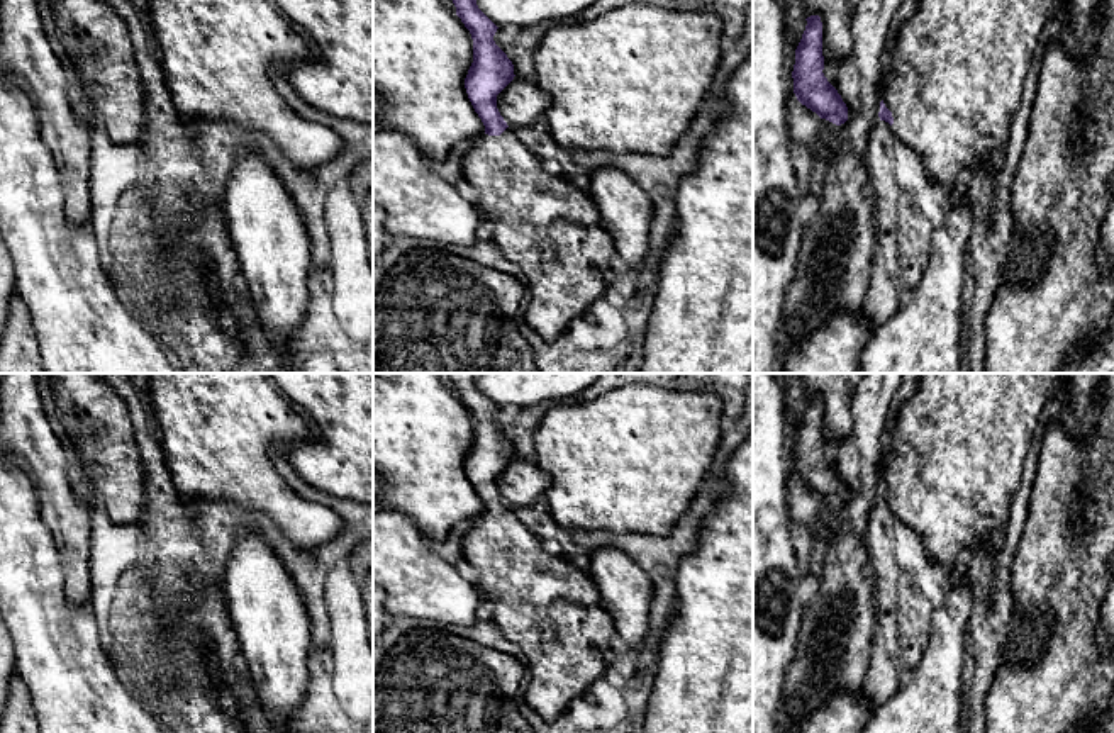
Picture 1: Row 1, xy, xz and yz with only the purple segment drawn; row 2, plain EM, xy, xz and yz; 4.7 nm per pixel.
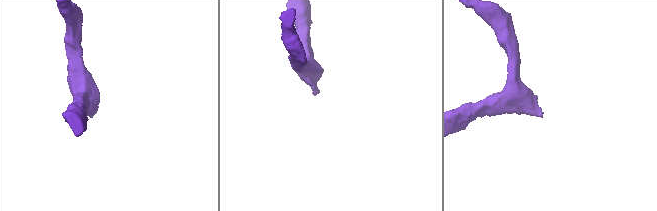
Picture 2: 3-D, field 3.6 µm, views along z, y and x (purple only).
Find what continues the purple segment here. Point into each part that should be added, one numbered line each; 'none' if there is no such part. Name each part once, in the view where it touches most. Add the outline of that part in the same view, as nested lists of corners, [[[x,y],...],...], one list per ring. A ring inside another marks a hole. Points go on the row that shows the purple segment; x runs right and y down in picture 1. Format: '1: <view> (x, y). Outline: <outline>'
1: yz (960, 68). Outline: [[[919,0],[916,14],[899,29],[897,61],[894,68],[885,71],[882,81],[882,100],[892,112],[892,127],[895,129],[897,139],[922,158],[927,175],[944,187],[951,199],[956,197],[963,180],[968,180],[980,170],[985,171],[990,166],[1002,165],[1011,122],[1022,98],[1022,85],[1028,76],[1033,54],[1039,44],[1044,27],[1053,20],[1060,20],[1061,25],[1067,25],[1063,20],[1063,0]]]

